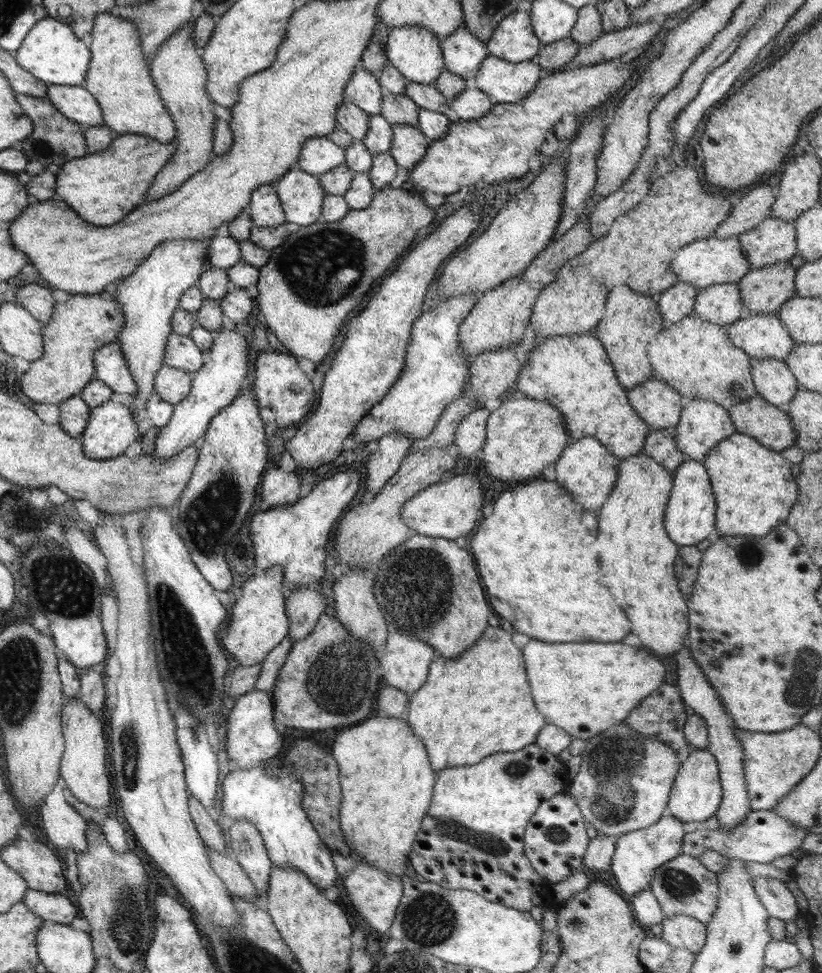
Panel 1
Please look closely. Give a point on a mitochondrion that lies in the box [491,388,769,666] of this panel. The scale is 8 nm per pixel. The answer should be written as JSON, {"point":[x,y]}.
{"point":[749,554]}

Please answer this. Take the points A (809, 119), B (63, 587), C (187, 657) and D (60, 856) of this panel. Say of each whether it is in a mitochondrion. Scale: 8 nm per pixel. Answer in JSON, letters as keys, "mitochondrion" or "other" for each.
{"A":"other","B":"mitochondrion","C":"mitochondrion","D":"other"}

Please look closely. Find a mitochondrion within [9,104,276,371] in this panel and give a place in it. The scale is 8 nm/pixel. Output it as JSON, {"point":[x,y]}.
{"point":[44,147]}

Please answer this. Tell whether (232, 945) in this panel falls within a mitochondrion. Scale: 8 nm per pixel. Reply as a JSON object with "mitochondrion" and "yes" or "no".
{"mitochondrion":"yes"}

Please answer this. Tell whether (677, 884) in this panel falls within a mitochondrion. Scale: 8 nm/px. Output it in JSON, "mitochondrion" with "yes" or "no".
{"mitochondrion":"yes"}

